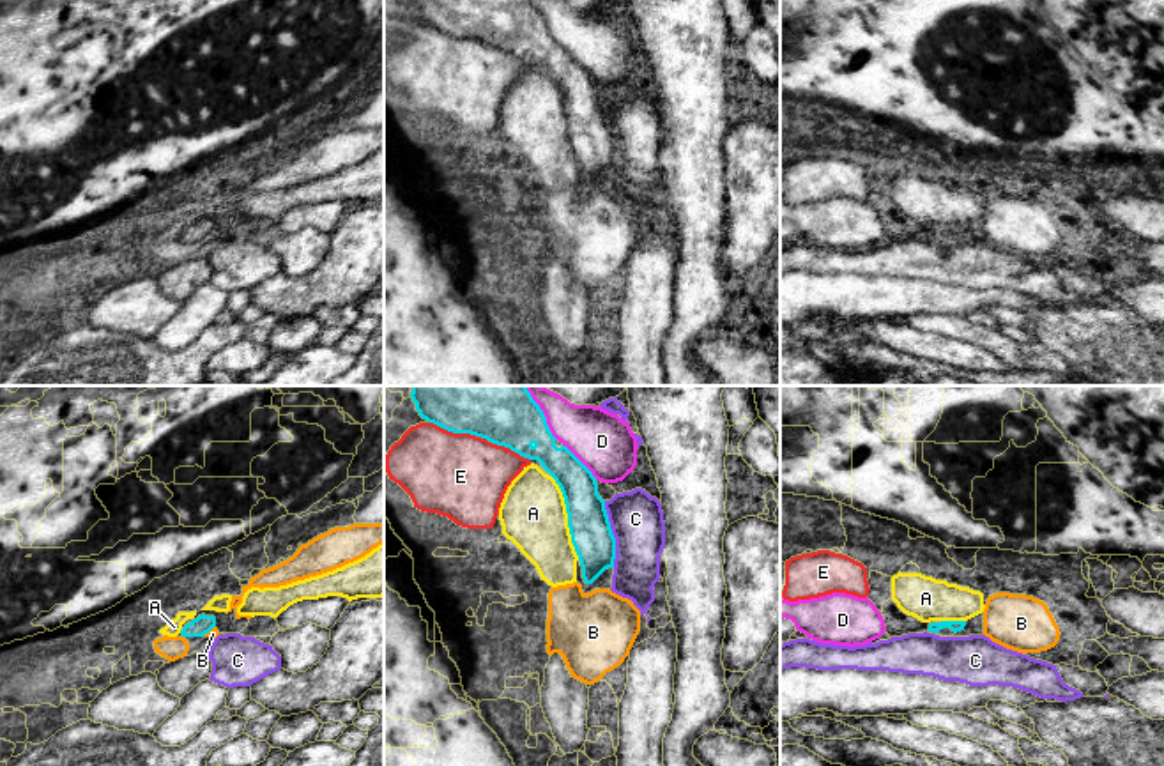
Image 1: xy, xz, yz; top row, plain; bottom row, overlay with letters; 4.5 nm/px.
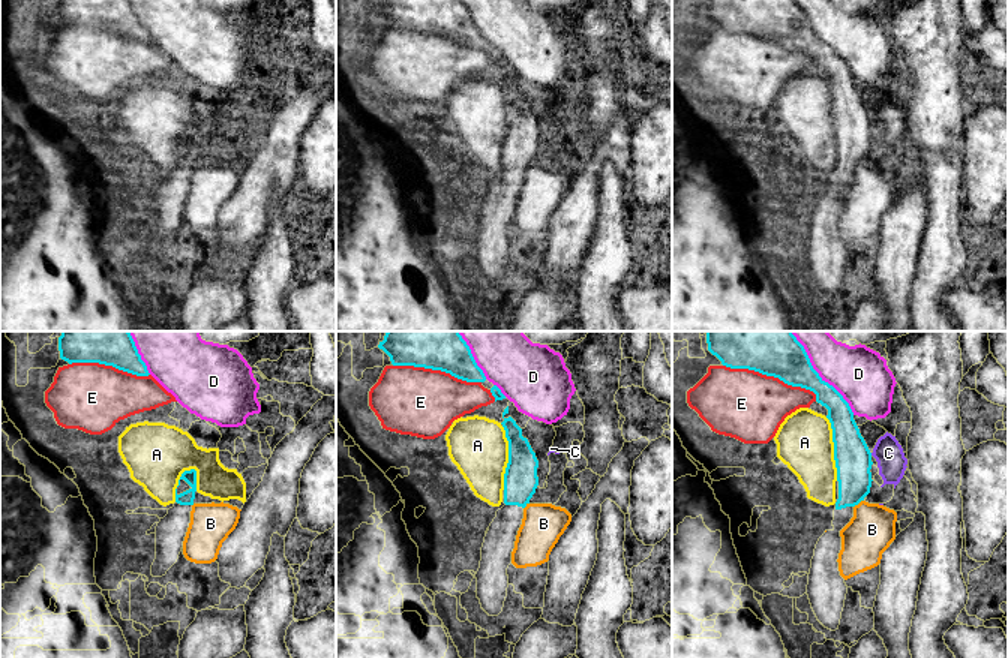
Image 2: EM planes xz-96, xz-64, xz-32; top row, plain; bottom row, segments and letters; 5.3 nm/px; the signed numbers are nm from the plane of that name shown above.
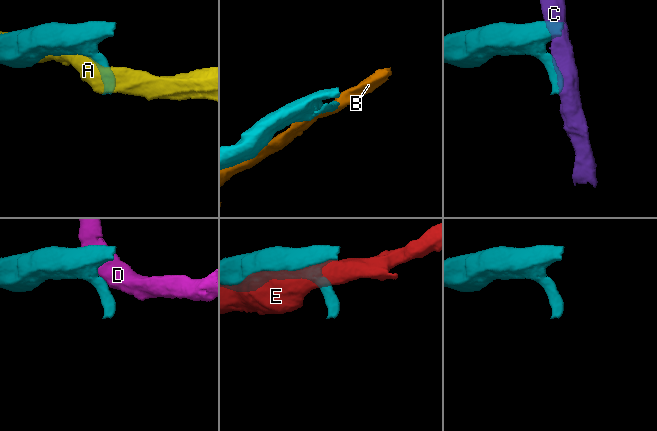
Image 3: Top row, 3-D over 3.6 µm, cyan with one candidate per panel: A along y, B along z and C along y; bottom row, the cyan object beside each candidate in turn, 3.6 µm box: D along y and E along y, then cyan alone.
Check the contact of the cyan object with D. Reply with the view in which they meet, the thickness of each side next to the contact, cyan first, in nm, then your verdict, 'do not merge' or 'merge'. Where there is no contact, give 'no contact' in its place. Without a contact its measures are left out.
contact in xz; calibres 240 and 260 nm; do not merge

